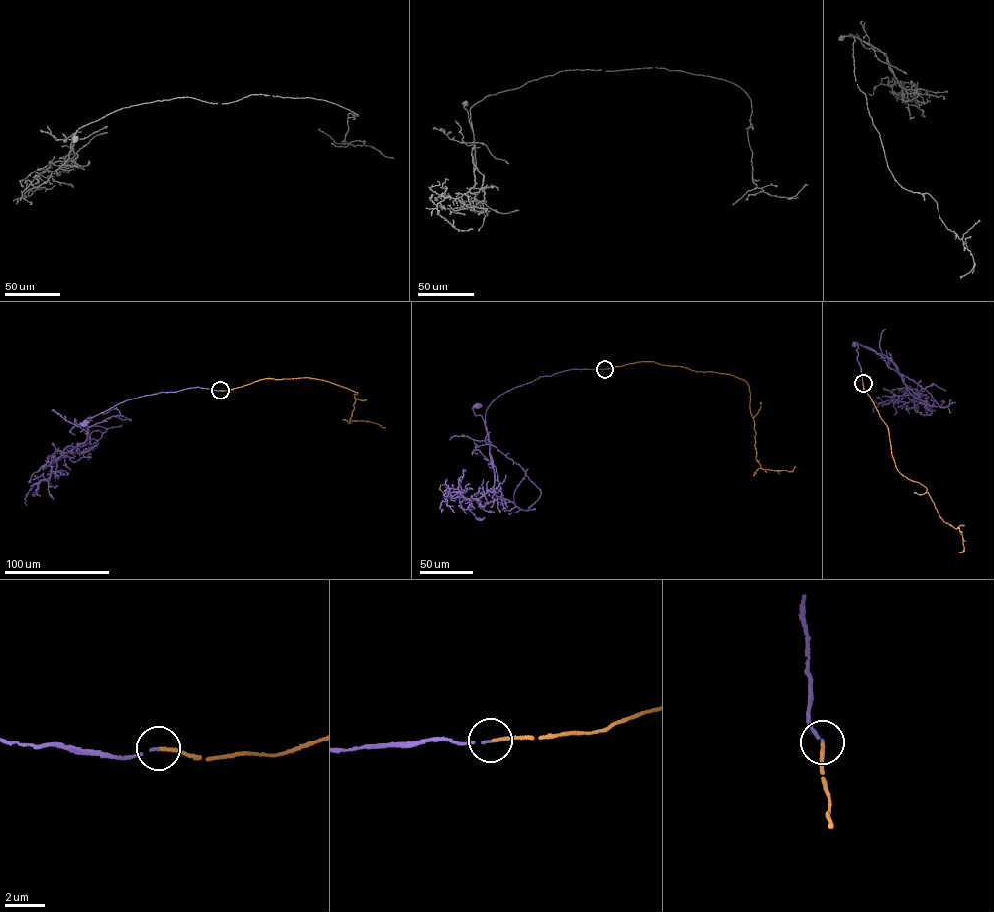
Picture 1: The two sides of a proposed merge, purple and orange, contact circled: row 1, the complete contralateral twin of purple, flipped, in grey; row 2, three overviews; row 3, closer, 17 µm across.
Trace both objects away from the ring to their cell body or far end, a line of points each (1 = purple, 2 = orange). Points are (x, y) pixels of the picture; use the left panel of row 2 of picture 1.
1: (220, 390), (189, 388), (138, 397), (90, 419), (90, 416), (80, 423), (84, 424)
2: (220, 390), (263, 379), (322, 380), (358, 393), (353, 395), (354, 408), (348, 423), (368, 421), (385, 427)

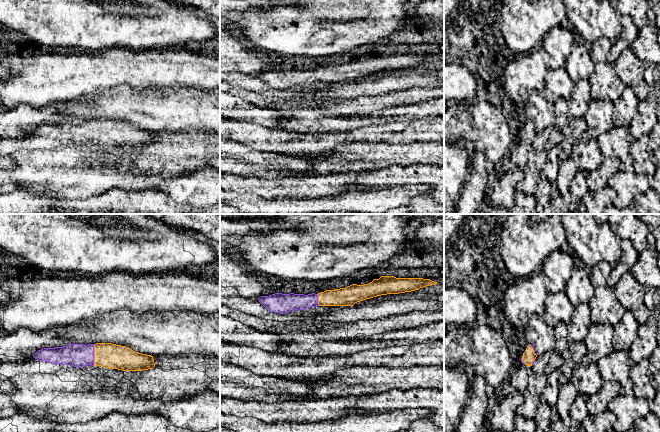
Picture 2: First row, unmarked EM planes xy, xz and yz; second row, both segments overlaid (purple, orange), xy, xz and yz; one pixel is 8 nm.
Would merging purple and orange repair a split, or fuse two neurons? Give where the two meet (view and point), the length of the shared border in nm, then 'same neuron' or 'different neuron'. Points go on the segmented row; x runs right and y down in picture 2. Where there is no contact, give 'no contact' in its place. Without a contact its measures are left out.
xy (93, 355) | 180 nm | same neuron

